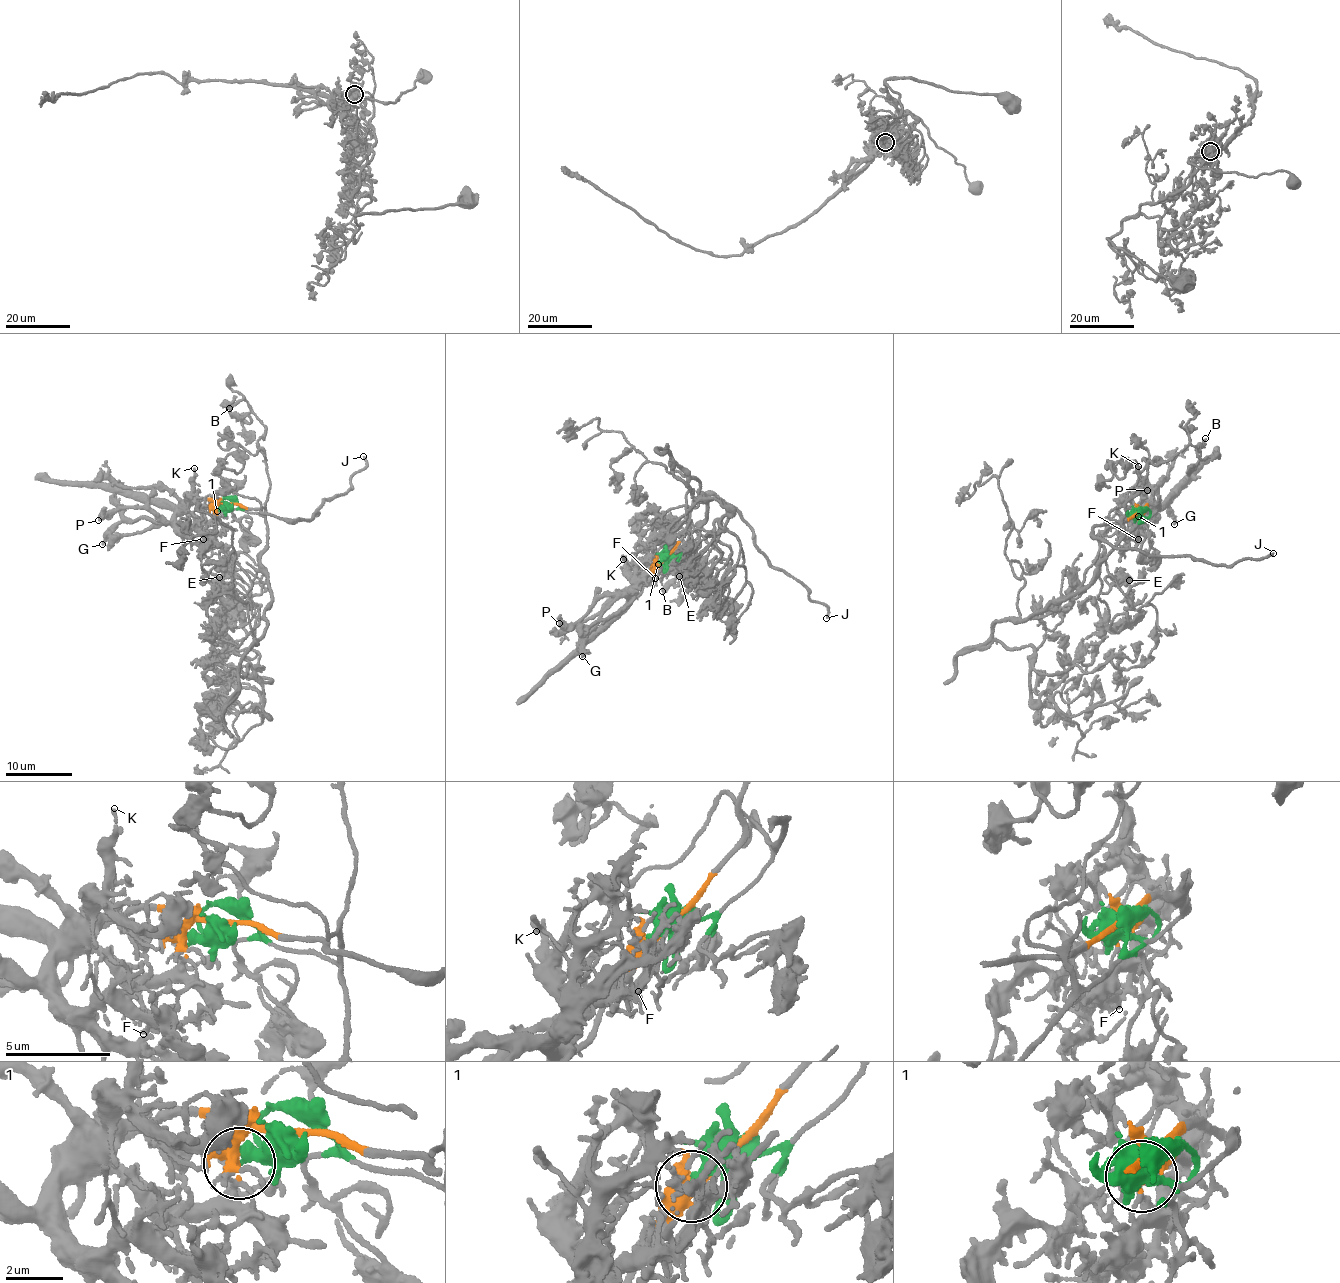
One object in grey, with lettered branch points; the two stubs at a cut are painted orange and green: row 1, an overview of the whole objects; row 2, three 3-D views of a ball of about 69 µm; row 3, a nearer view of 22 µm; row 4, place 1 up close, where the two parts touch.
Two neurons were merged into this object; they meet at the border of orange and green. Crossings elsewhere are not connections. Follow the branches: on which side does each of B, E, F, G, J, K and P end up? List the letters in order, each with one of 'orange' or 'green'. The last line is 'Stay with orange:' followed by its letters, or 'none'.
B: green
E: green
F: orange
G: orange
J: orange
K: orange
P: orange
Stay with orange: F, G, J, K, P

